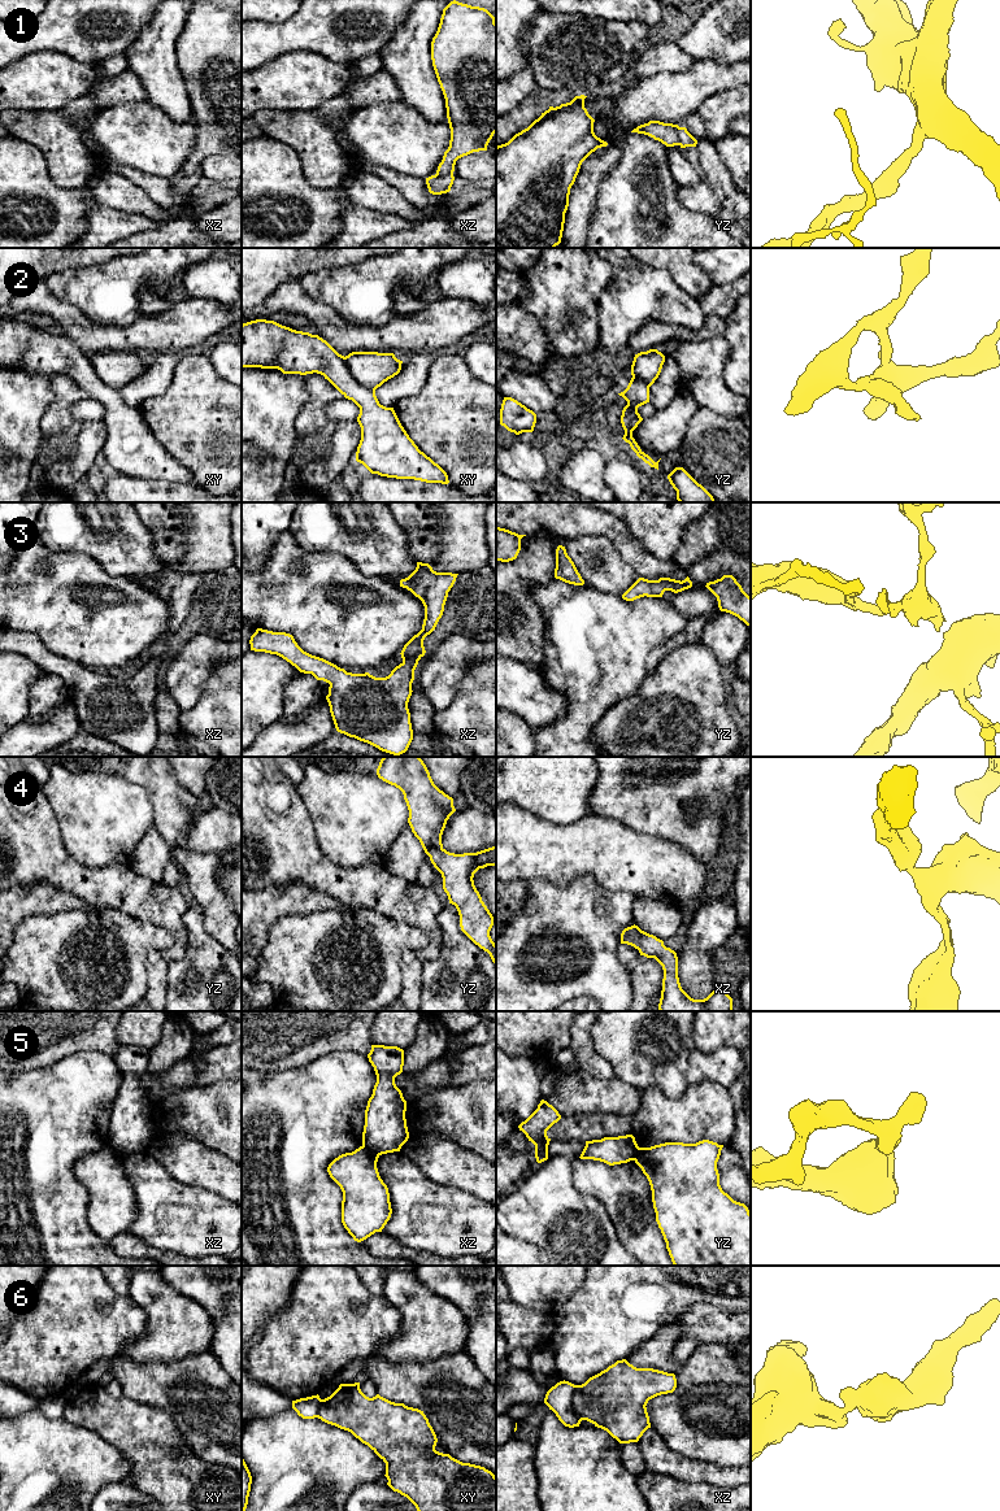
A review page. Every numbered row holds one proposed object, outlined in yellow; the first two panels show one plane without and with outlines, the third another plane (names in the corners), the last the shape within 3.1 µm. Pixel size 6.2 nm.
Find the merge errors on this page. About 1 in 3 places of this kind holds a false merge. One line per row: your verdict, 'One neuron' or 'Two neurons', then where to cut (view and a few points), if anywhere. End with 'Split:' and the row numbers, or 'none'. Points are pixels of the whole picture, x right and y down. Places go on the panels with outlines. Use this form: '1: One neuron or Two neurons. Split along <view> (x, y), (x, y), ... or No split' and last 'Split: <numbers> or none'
1: One neuron. No split
2: Two neurons. Split along xy (343, 357), (350, 373), (361, 384), (374, 391)
3: One neuron. No split
4: One neuron. No split
5: Two neurons. Split along xz (362, 1144), (378, 1155)
6: Two neurons. Split along xz (575, 1385), (573, 1411), (581, 1420)
Split: 2, 5, 6

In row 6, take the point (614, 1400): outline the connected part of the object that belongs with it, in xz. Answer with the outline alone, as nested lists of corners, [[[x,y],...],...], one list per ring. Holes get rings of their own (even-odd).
[[[622,1359],[590,1377],[584,1384],[577,1385],[573,1410],[581,1421],[587,1420],[606,1431],[619,1443],[638,1442],[643,1433],[651,1428],[645,1407],[648,1401],[661,1394],[673,1393],[675,1388],[674,1373],[653,1368],[636,1368]]]

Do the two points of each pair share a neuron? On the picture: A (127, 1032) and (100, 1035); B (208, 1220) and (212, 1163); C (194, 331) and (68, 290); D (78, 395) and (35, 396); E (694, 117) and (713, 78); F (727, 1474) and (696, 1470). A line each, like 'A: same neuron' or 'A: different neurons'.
A: different neurons
B: different neurons
C: different neurons
D: different neurons
E: different neurons
F: same neuron

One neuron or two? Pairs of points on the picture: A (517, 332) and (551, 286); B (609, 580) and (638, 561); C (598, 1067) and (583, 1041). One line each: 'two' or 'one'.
A: two
B: two
C: one

